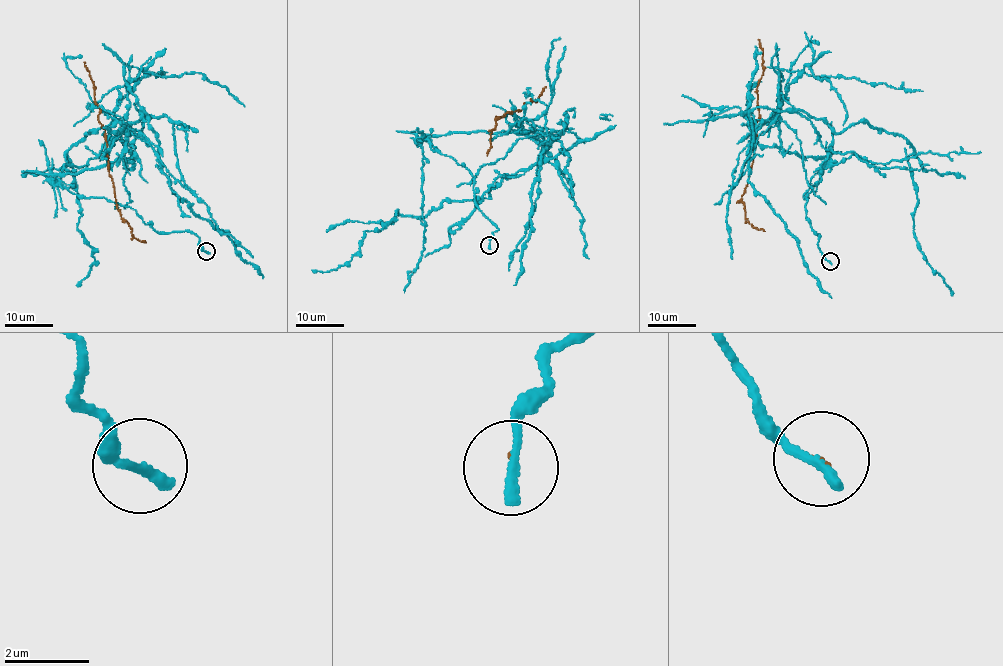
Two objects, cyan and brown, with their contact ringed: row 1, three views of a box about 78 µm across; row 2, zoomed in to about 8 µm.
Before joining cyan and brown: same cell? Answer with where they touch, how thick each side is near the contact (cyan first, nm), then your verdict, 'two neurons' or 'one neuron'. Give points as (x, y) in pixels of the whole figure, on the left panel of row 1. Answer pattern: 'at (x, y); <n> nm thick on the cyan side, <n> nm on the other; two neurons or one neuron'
at (206, 251); 300 nm thick on the cyan side, 60 nm on the other; two neurons

